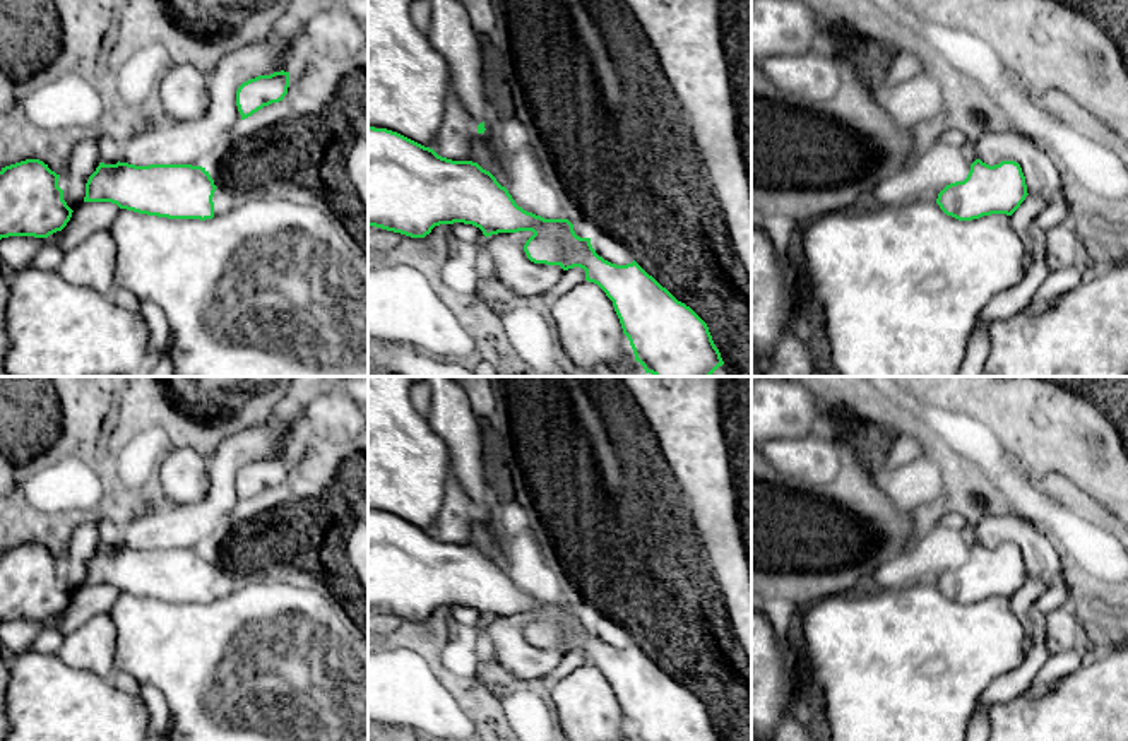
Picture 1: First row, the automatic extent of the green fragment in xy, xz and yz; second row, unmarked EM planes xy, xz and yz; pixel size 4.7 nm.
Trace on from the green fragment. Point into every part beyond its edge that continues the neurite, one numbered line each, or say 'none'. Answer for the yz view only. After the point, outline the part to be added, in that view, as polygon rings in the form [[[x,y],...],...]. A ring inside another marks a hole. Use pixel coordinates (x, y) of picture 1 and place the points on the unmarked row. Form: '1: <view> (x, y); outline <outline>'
none

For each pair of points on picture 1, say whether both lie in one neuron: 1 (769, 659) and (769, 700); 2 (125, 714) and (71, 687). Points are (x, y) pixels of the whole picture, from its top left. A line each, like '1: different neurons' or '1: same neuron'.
1: same neuron
2: same neuron

